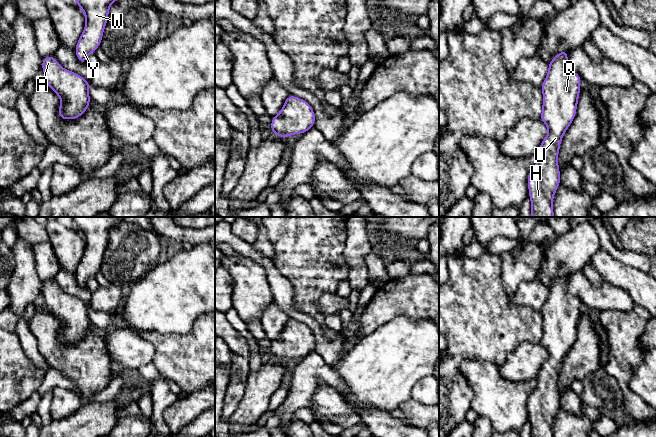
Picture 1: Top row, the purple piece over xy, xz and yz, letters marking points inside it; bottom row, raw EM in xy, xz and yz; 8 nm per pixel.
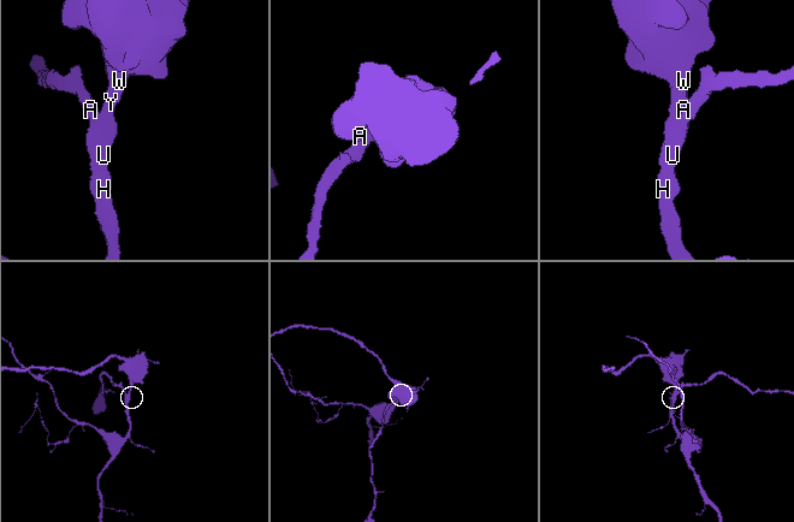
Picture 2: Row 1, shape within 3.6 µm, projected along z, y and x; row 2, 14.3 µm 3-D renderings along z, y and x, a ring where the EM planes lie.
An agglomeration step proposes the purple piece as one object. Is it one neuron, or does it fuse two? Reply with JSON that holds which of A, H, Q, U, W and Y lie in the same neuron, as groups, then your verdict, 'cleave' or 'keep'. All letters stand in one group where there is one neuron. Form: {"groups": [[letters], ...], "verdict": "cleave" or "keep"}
{"groups": [["A", "H", "Q", "U", "W", "Y"]], "verdict": "keep"}

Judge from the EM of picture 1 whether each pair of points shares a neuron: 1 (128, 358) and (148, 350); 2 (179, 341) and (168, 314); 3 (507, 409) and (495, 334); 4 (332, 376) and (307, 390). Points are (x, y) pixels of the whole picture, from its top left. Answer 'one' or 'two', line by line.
1: one
2: two
3: two
4: one

